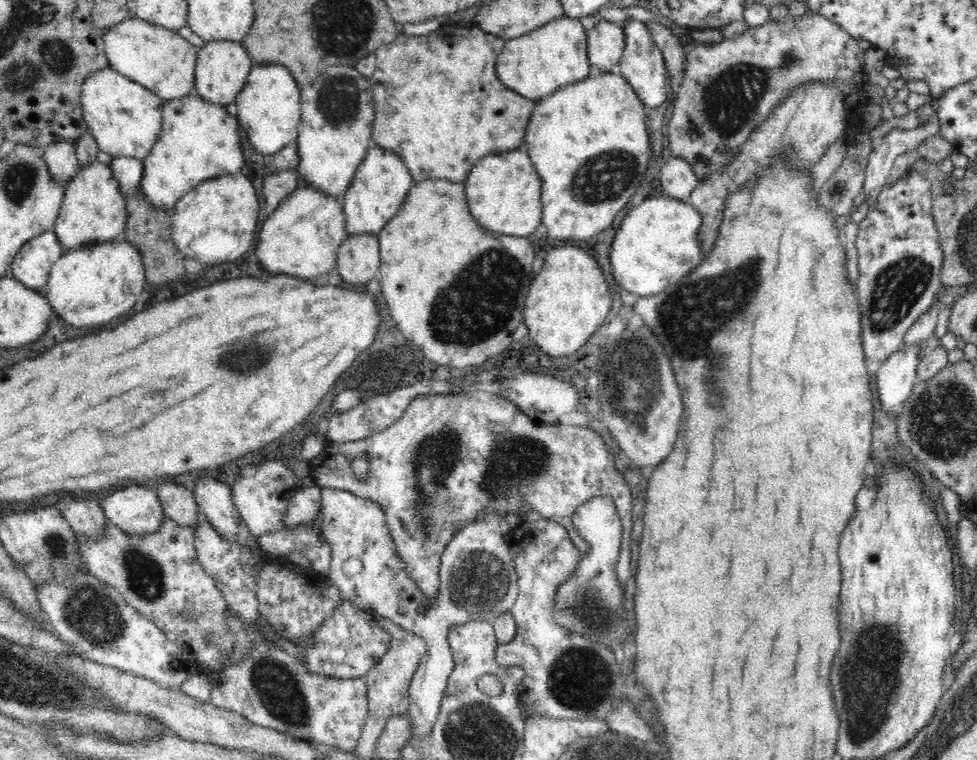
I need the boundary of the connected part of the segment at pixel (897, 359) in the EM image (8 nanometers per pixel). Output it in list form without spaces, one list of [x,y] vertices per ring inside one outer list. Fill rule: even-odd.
[[[918,346],[904,347],[892,354],[881,364],[872,380],[873,394],[877,395],[879,408],[888,416],[901,409],[917,382],[916,367],[920,360],[916,352]]]

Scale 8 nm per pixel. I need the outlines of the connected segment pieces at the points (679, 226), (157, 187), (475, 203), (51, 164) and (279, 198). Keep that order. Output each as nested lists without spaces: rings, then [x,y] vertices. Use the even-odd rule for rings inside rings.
[[[661,196],[629,208],[614,235],[609,264],[615,284],[640,297],[654,296],[690,274],[702,261],[700,213],[688,202]]]
[[[186,95],[174,98],[162,105],[163,124],[158,140],[152,150],[143,158],[143,171],[139,182],[143,198],[156,210],[171,212],[174,205],[195,186],[208,179],[240,172],[244,156],[240,147],[240,137],[236,133],[237,118],[230,117],[225,108],[210,104],[199,96]]]
[[[525,144],[521,149],[492,153],[477,160],[464,179],[464,192],[471,217],[486,231],[512,236],[529,236],[542,220],[541,180],[527,155]]]
[[[54,142],[45,148],[43,161],[47,166],[51,179],[62,188],[81,170],[78,164],[75,146],[67,142]]]
[[[295,168],[292,170],[286,170],[286,172],[276,172],[276,174],[272,174],[272,176],[267,176],[263,182],[263,191],[262,191],[262,200],[264,200],[264,204],[260,204],[260,218],[258,218],[258,228],[262,226],[262,222],[274,212],[286,200],[286,198],[290,198],[294,190],[296,190],[300,186],[300,180],[298,173],[295,171]]]

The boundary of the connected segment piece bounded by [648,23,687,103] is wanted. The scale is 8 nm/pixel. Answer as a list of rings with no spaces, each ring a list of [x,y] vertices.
[[[652,23],[648,25],[654,44],[661,50],[663,61],[666,67],[666,88],[665,94],[673,103],[674,96],[678,92],[681,80],[685,76],[687,62],[686,52],[678,41],[678,36],[668,27]]]

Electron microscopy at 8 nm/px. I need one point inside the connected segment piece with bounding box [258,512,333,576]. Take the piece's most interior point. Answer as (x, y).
(308, 538)

